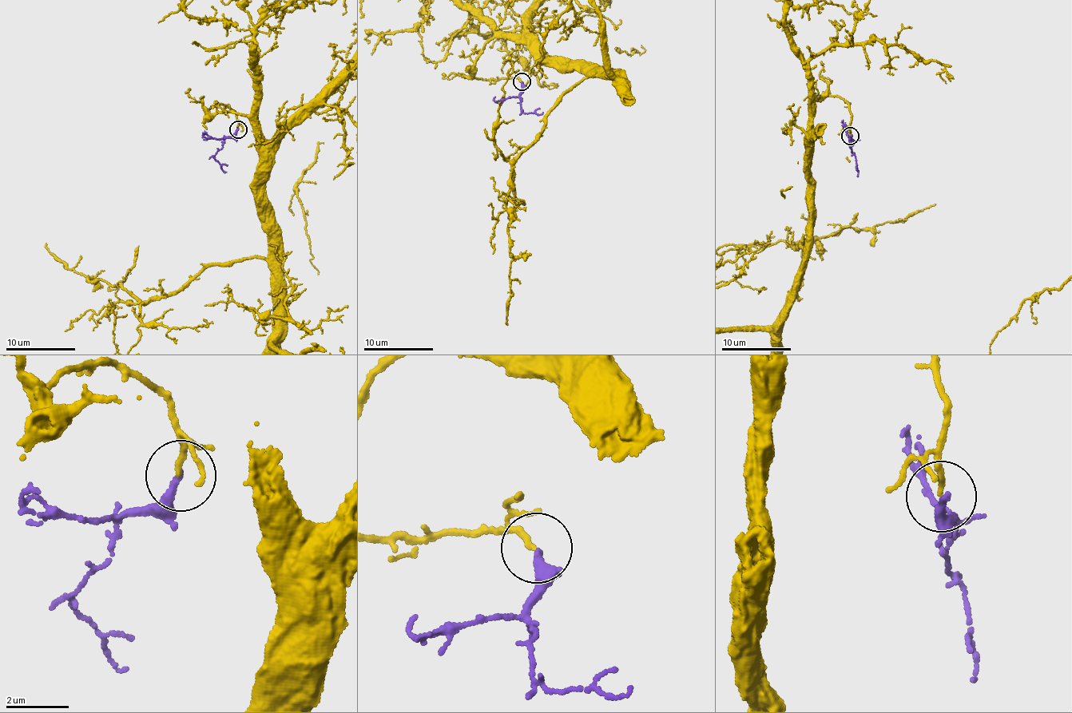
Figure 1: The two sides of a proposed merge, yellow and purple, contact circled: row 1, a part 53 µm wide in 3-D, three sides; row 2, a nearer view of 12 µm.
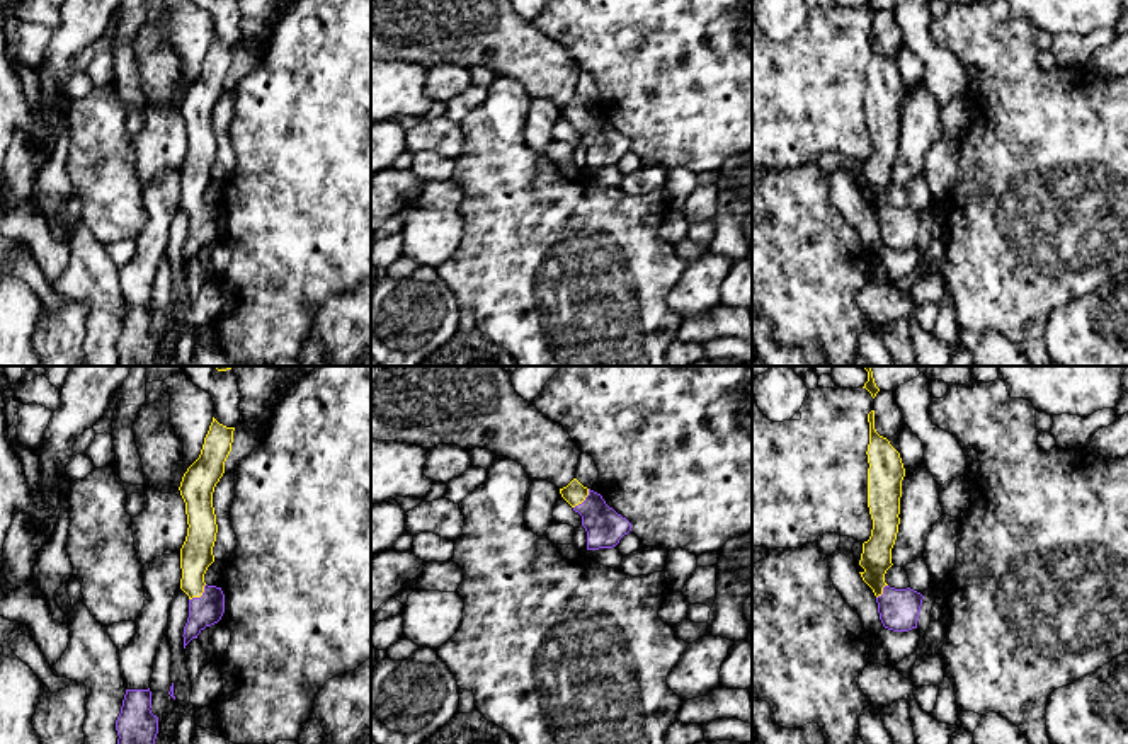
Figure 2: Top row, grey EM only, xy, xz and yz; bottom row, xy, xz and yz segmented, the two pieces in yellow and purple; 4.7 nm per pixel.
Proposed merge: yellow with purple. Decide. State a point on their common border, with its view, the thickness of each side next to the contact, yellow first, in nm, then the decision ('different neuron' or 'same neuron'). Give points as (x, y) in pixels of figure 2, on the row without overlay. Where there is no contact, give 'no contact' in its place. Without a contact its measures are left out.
contact xy (199, 215); calibres 160 and 140 nm; same neuron

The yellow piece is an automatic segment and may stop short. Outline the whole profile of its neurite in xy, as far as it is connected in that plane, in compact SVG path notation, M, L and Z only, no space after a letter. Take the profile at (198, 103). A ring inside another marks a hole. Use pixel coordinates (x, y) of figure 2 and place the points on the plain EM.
M213 36L201 73L187 87L179 106L189 143L180 167L180 208L189 215L189 237L182 254L184 267L206 245L218 242L225 232L221 206L208 204L204 192L214 180L213 165L218 152L213 111L225 92L233 49L235 46L226 46Z

